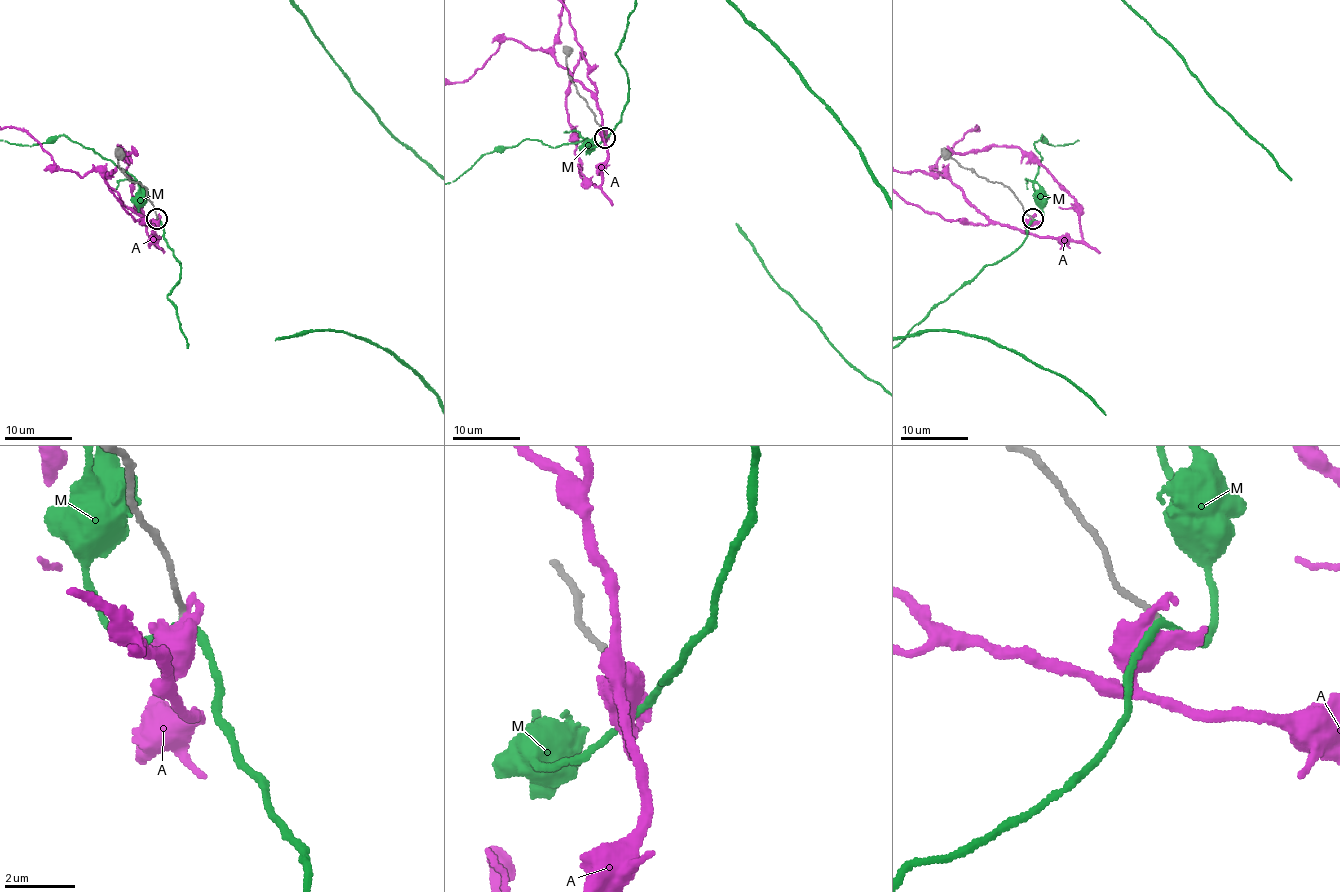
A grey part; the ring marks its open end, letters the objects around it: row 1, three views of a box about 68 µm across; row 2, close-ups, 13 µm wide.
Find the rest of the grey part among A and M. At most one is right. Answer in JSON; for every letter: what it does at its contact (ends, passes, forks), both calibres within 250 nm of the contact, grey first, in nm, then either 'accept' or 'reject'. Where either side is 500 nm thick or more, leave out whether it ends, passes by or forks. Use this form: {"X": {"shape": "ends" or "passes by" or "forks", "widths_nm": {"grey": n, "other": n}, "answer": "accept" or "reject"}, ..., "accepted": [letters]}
{"A": {"shape": "passes by", "widths_nm": {"grey": 180, "other": 440}, "answer": "reject"}, "M": {"shape": "passes by", "widths_nm": {"grey": 170, "other": 200}, "answer": "accept"}, "accepted": ["M"]}

